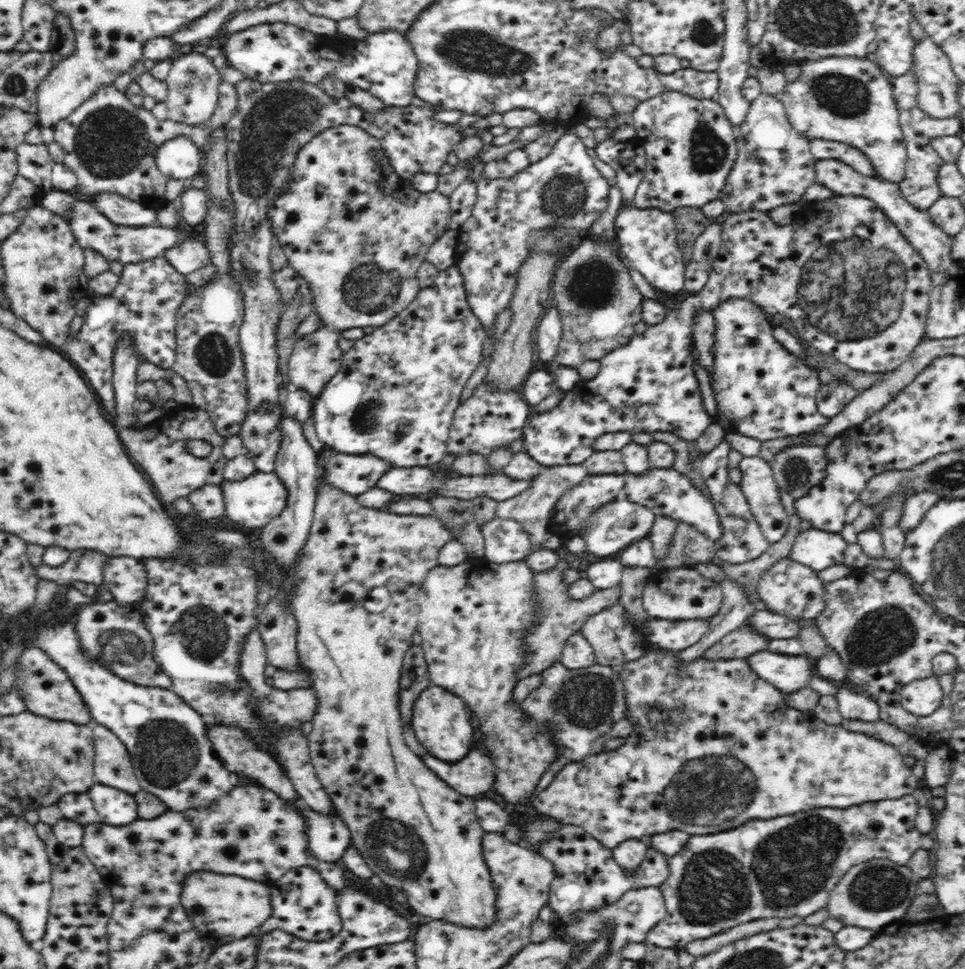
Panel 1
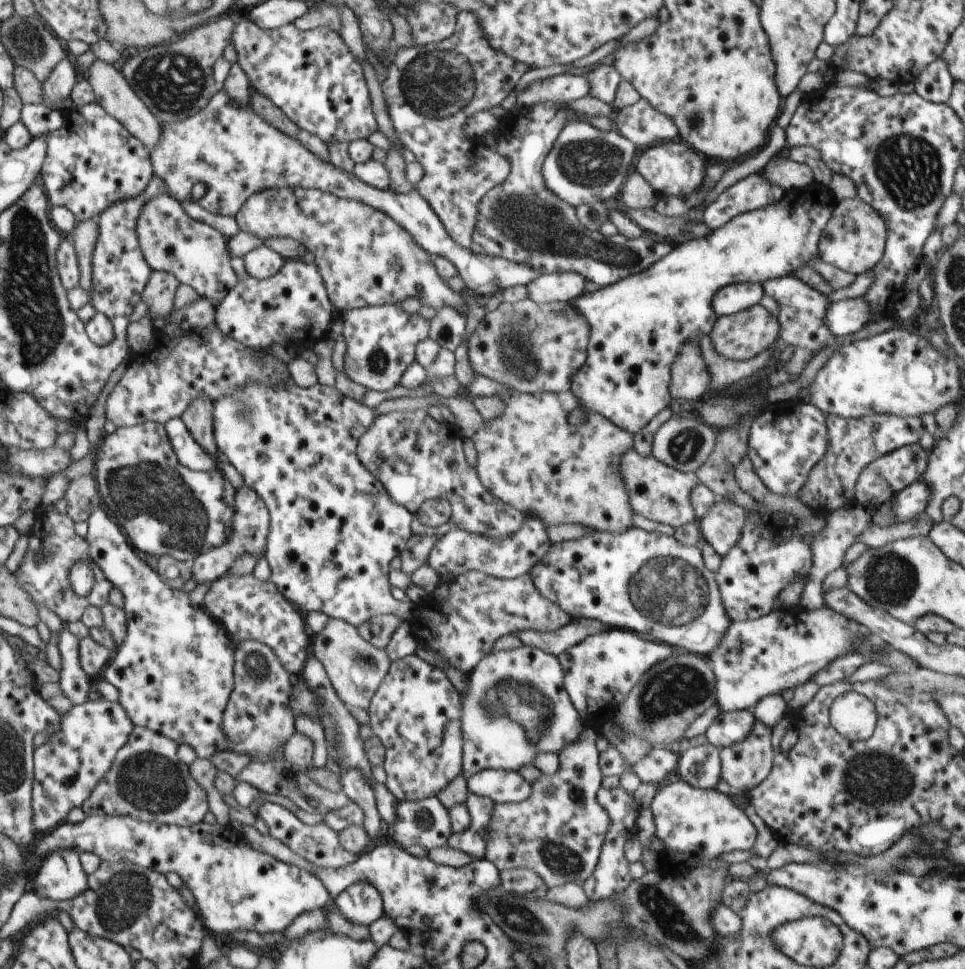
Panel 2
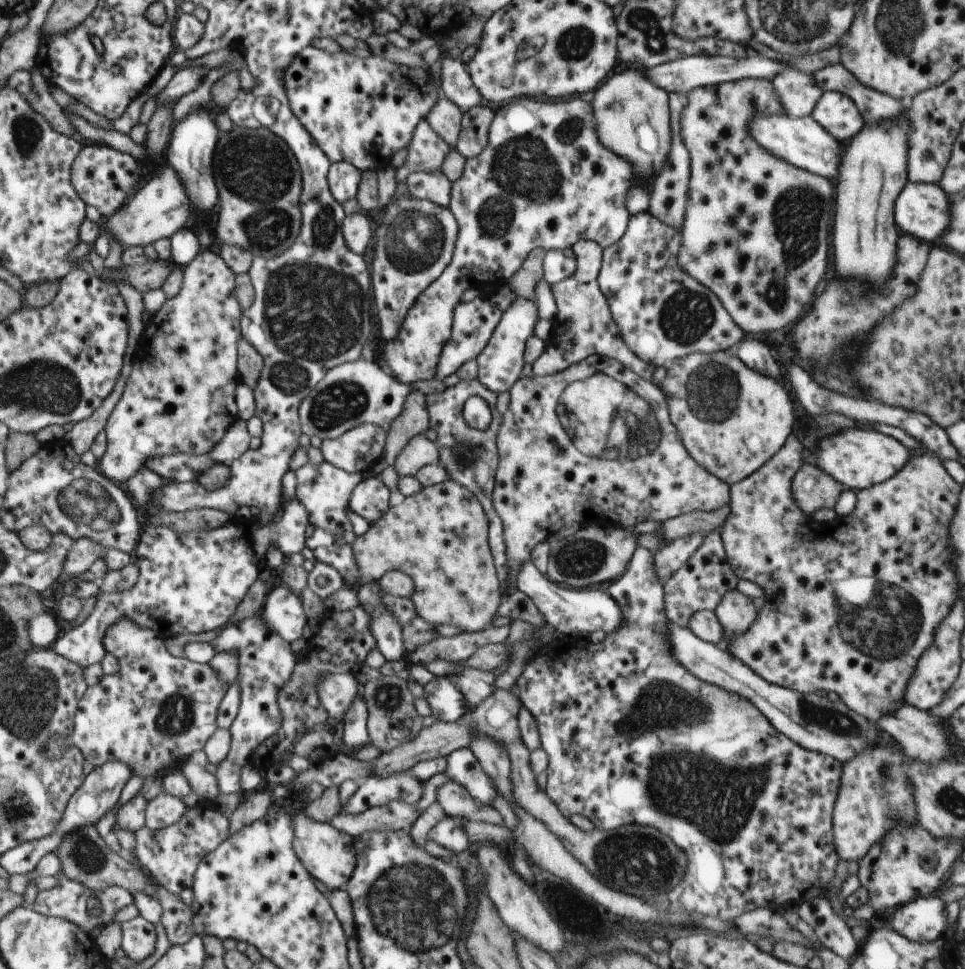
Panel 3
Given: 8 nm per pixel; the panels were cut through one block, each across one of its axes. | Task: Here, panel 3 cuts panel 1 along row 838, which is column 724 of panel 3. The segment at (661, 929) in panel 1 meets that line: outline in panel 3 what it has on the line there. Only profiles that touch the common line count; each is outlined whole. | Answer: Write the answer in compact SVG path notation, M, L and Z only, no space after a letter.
M641 546L637 548L627 566L626 574L608 586L608 594L616 600L622 612L622 624L618 630L606 634L606 638L600 643L588 642L585 636L573 639L566 636L564 642L560 642L560 648L555 649L552 644L544 646L532 656L532 660L516 681L519 688L517 696L524 708L535 718L542 748L548 754L548 781L545 791L550 800L567 819L572 815L582 815L589 818L596 829L610 831L622 825L636 823L643 827L654 827L671 836L676 845L685 852L685 856L688 854L688 870L681 883L669 893L652 900L651 905L659 909L734 922L741 914L760 907L765 906L774 912L782 912L787 904L802 904L823 896L840 862L834 846L833 808L841 786L843 764L831 756L802 748L785 734L778 732L750 700L699 679L685 666L676 662L669 641L669 618L664 612L663 586L655 573L652 551Z

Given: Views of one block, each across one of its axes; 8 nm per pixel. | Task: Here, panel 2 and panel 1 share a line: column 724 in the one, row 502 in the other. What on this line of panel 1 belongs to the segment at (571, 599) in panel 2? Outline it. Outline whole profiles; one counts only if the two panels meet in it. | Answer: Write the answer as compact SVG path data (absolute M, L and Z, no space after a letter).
M624 494L620 495L617 500L605 504L591 515L589 519L591 524L587 527L587 532L580 534L588 546L586 552L602 560L616 557L630 544L648 537L652 531L655 516L654 512L642 507L642 504L630 502Z

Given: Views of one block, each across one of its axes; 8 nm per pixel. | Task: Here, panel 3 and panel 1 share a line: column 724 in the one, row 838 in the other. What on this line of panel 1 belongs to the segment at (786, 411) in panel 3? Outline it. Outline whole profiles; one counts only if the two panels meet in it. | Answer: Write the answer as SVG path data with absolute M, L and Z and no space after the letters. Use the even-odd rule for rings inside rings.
M317 485L317 496L312 528L305 546L302 546L300 560L289 572L289 578L293 578L294 588L289 592L289 609L294 612L297 630L297 657L299 664L312 676L311 689L316 693L318 704L312 717L313 730L307 736L309 746L309 758L315 768L316 776L327 790L330 801L338 816L346 823L351 832L351 844L360 851L366 864L372 869L374 875L378 875L390 888L396 892L406 892L408 904L422 914L427 920L446 920L468 928L488 928L494 924L496 916L496 891L490 879L490 871L482 855L482 839L485 830L478 822L475 813L475 801L477 798L469 797L450 788L438 775L424 765L420 756L410 750L403 735L402 715L398 709L398 692L400 692L400 672L405 653L410 649L410 636L418 626L419 590L422 581L432 568L438 566L439 551L452 538L450 530L435 516L400 515L380 512L379 509L365 508L358 504L357 498L334 485ZM376 586L386 586L390 592L391 601L387 608L380 614L371 614L362 605L362 600L368 591Z

